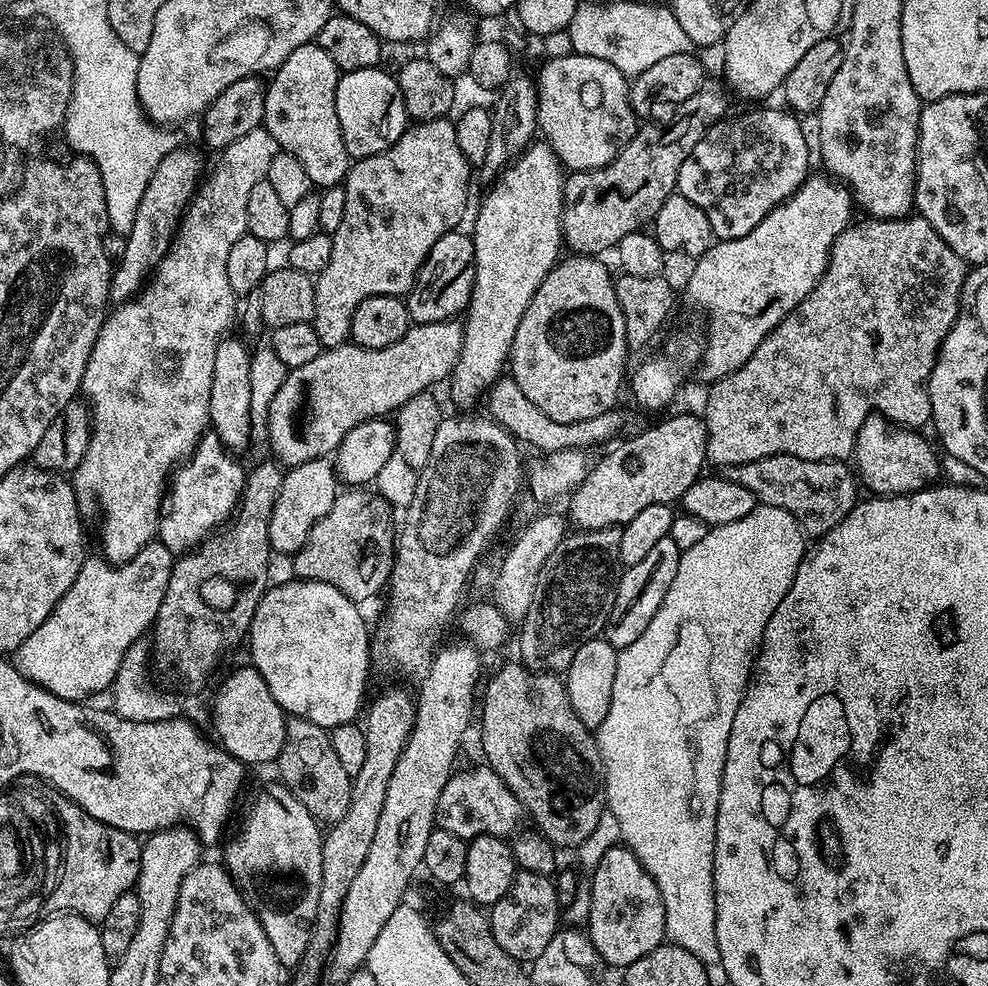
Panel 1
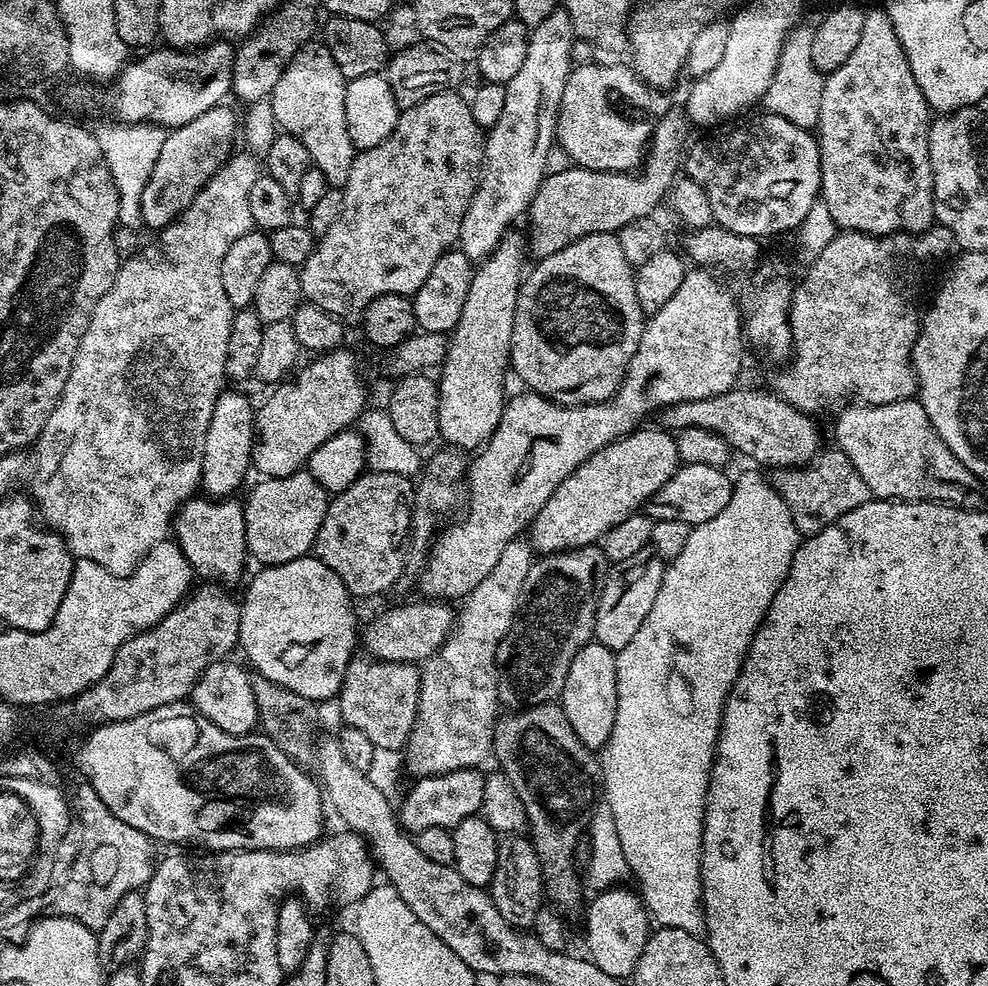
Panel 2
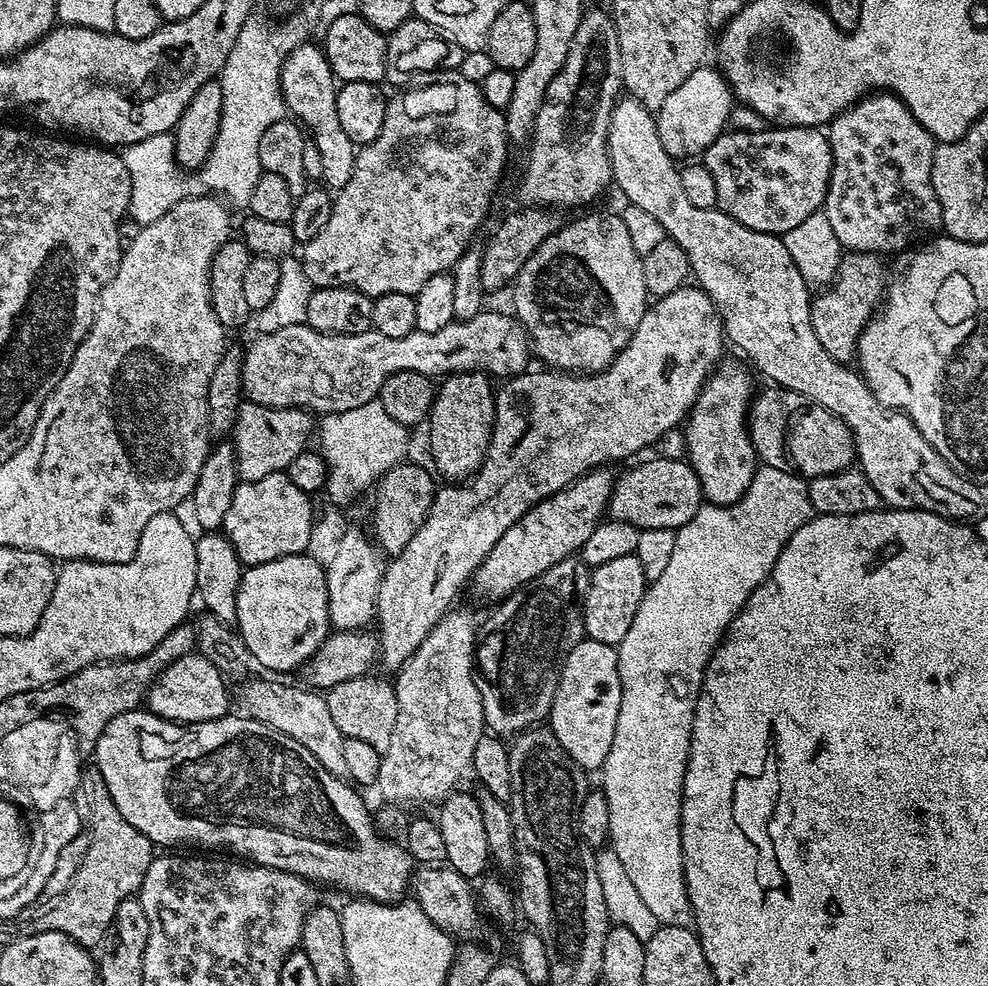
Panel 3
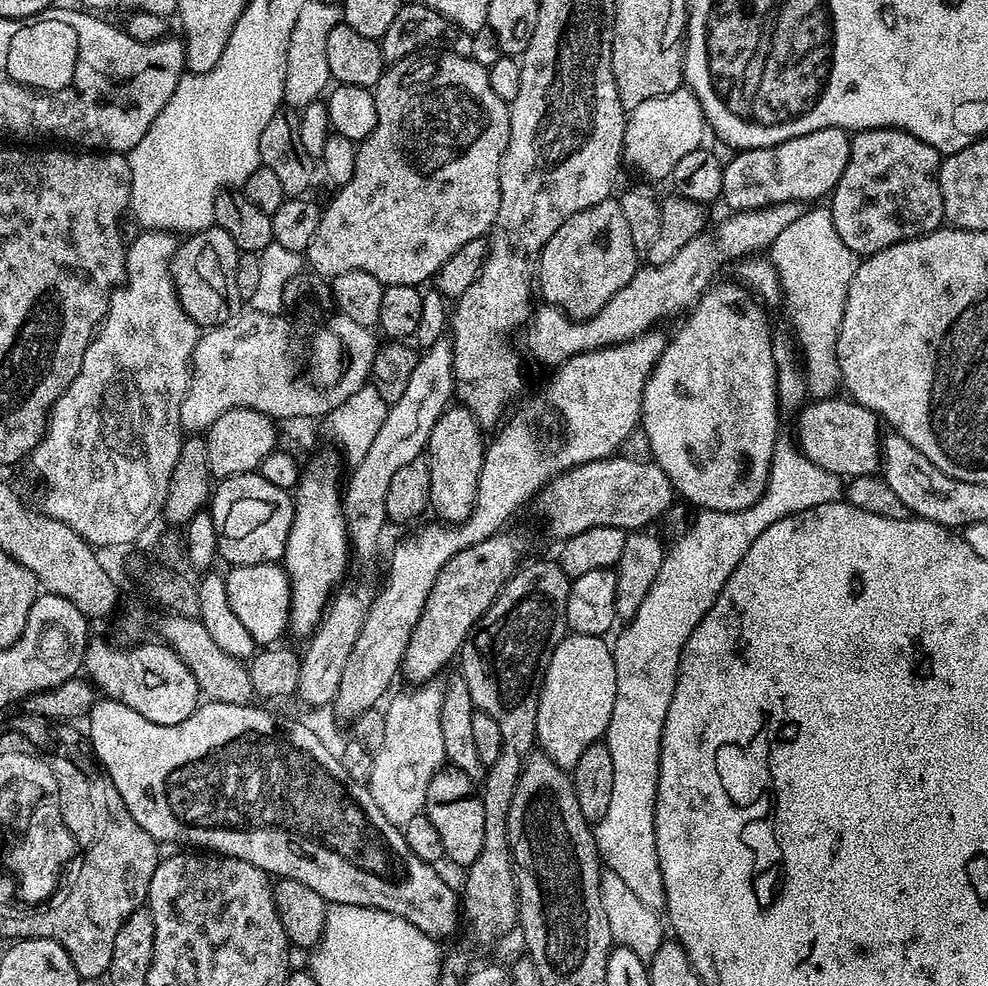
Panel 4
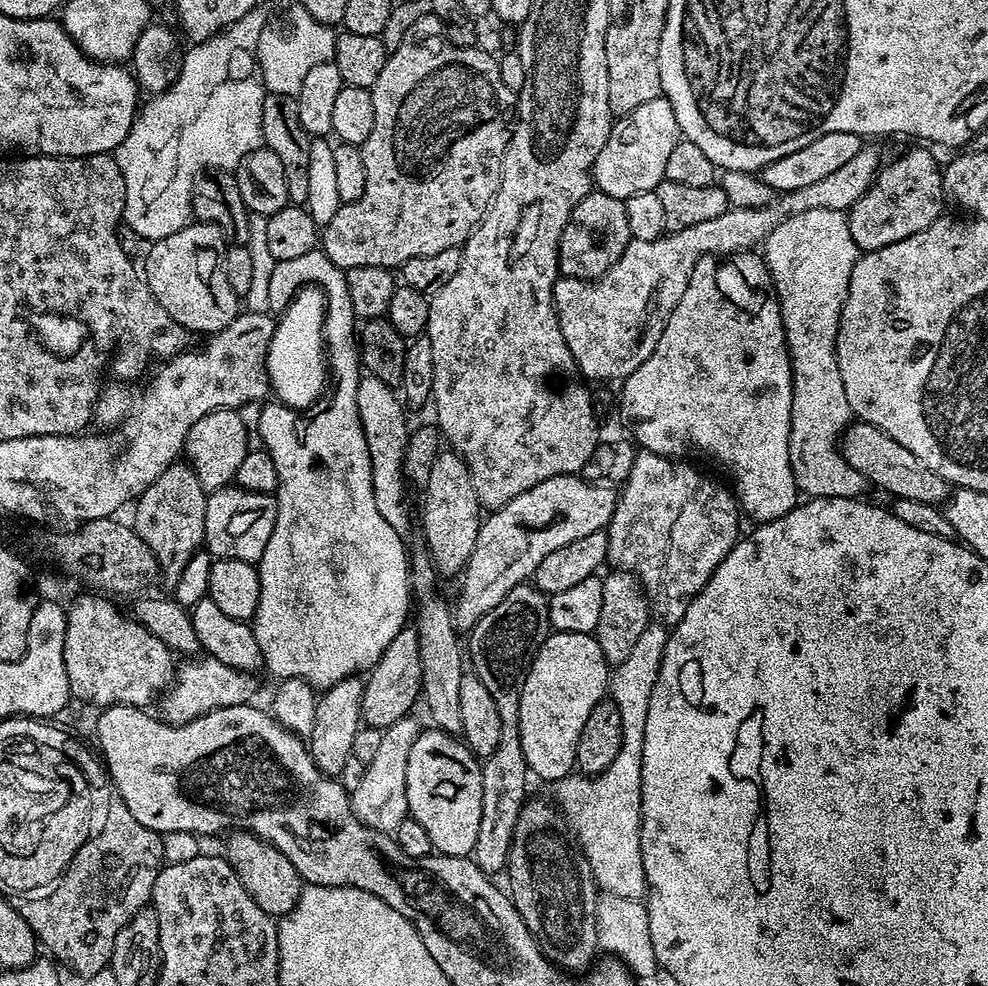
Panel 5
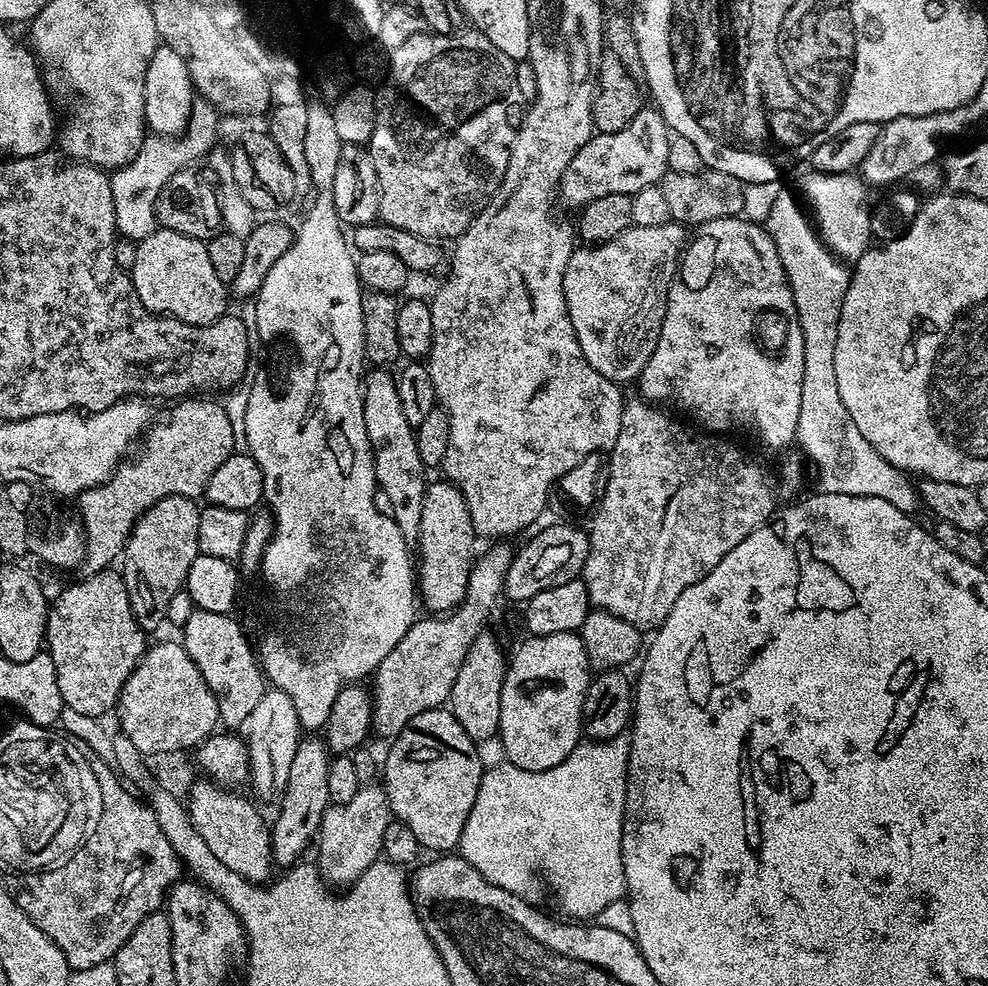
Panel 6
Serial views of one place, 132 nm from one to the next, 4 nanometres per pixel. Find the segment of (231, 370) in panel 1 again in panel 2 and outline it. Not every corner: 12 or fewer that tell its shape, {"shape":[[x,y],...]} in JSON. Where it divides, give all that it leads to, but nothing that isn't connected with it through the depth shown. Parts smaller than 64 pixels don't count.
{"shape":[[221,391],[199,487],[232,498],[253,467],[257,409]]}

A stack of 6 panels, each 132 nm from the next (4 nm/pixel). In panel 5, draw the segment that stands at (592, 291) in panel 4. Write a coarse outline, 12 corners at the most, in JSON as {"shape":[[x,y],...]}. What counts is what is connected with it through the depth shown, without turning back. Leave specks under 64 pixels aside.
{"shape":[[599,190],[562,230],[559,275],[597,280],[633,238],[624,201]]}

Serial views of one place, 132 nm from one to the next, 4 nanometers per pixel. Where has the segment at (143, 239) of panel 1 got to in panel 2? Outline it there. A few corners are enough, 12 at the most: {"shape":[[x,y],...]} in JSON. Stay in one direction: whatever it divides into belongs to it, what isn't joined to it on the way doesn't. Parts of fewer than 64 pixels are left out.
{"shape":[[227,103],[173,128],[142,190],[143,227],[194,202],[233,155]]}

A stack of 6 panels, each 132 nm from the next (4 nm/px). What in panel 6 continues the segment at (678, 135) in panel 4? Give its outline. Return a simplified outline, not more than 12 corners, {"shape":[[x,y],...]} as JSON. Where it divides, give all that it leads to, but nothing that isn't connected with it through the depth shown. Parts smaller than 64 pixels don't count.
{"shape":[[652,106],[596,132],[560,176],[561,201],[659,184],[670,129]]}

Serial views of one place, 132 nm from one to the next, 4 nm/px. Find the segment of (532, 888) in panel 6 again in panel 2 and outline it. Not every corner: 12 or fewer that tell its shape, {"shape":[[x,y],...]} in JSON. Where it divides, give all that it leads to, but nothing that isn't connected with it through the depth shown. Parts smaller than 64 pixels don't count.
{"shape":[[760,472],[616,652],[600,760],[659,927],[704,932],[724,700],[800,531]]}

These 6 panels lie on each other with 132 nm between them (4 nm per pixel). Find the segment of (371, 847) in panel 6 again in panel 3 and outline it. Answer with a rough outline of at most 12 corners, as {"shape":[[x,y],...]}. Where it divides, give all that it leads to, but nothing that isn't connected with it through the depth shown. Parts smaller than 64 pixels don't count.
{"shape":[[444,613],[394,676],[375,787],[443,800],[486,732],[482,620]]}

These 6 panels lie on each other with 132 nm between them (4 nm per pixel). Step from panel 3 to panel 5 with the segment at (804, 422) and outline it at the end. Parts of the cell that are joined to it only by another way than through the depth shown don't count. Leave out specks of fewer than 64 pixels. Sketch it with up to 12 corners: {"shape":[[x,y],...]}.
{"shape":[[849,423],[840,452],[892,498],[940,506],[954,491],[878,426]]}

